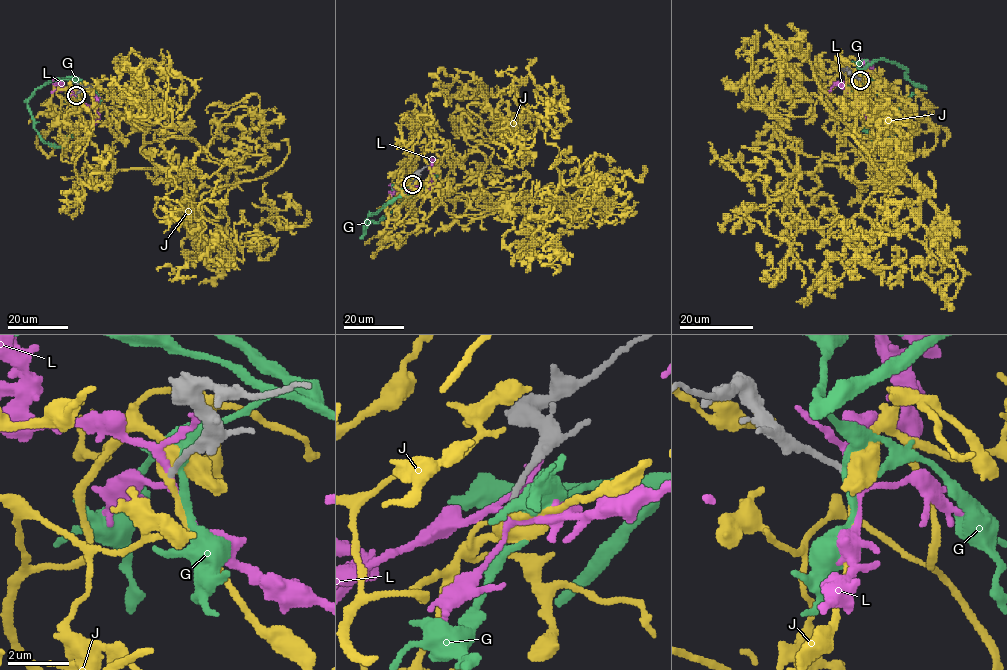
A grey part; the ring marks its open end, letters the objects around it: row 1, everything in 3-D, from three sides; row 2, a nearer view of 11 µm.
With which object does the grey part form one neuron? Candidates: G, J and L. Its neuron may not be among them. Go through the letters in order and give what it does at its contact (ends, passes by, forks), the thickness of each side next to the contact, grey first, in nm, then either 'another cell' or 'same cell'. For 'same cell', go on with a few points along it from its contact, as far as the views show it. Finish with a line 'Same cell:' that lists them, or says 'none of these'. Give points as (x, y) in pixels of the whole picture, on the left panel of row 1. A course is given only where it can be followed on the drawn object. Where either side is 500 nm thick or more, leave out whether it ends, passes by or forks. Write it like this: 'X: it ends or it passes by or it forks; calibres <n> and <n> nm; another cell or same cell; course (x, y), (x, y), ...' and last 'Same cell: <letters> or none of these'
G: it passes by; calibres 190 and 200 nm; another cell
J: it forks; calibres 180 and 280 nm; same cell; course (76, 94), (105, 181), (187, 169), (182, 203), (216, 219), (194, 216), (219, 177), (199, 146)
L: it forks; calibres 180 and 190 nm; another cell
Same cell: J

